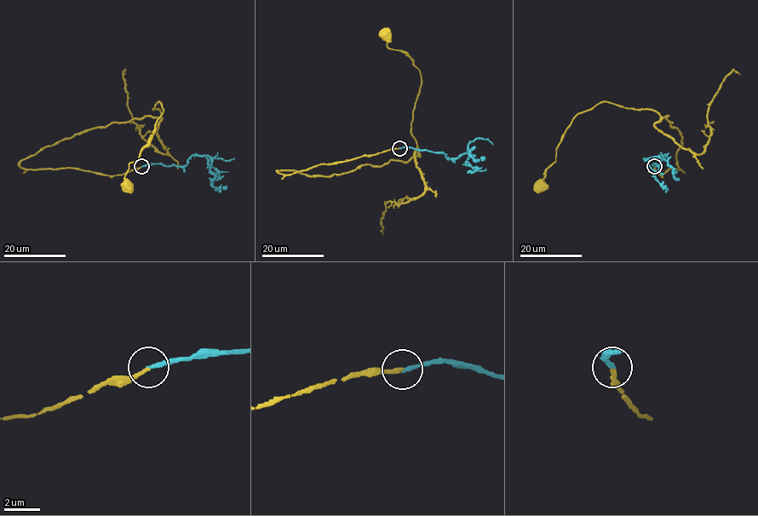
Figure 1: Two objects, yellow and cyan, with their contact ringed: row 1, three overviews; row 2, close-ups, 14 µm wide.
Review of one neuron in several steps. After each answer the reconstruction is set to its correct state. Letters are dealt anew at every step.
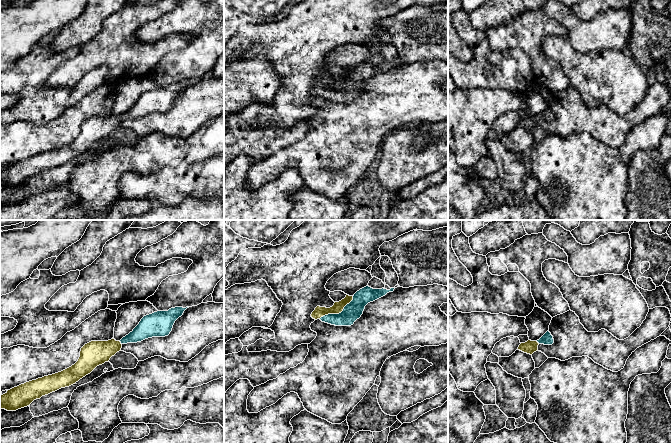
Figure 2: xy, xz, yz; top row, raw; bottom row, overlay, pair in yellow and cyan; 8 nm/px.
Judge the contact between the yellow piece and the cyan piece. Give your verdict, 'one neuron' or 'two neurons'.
one neuron

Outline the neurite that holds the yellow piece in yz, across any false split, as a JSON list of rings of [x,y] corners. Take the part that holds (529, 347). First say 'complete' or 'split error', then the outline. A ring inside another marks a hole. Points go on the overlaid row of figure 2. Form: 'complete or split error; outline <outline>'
split error; outline [[[547,331],[539,340],[537,341],[531,341],[528,340],[525,343],[521,343],[518,347],[518,350],[532,355],[534,352],[538,351],[538,345],[544,344],[544,345],[552,345],[554,343],[553,336],[549,331]]]

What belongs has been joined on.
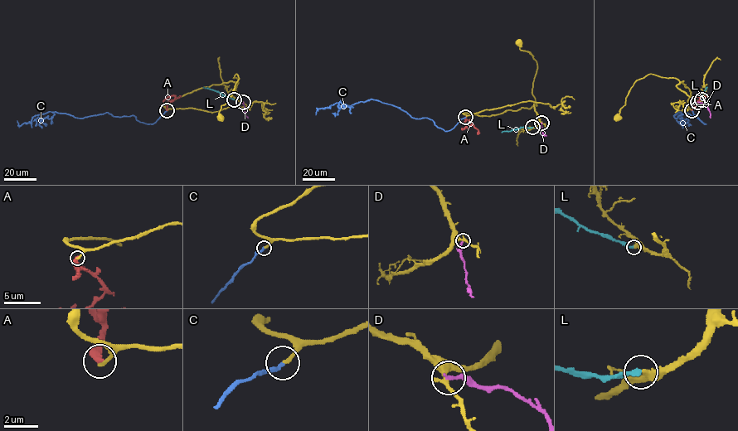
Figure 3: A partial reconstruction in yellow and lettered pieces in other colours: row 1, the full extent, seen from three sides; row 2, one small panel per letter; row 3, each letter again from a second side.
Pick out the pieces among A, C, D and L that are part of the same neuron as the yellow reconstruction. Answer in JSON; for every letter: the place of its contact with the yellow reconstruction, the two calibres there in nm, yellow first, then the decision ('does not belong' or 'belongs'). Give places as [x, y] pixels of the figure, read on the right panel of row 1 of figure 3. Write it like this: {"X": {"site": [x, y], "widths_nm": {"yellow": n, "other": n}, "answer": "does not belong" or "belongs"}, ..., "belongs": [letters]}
{"A": {"site": [691, 110], "widths_nm": {"yellow": 240, "other": 400}, "answer": "does not belong"}, "C": {"site": [691, 110], "widths_nm": {"yellow": 200, "other": 220}, "answer": "belongs"}, "D": {"site": [697, 102], "widths_nm": {"yellow": 260, "other": 240}, "answer": "does not belong"}, "L": {"site": [701, 99], "widths_nm": {"yellow": 380, "other": 240}, "answer": "belongs"}, "belongs": ["C", "L"]}

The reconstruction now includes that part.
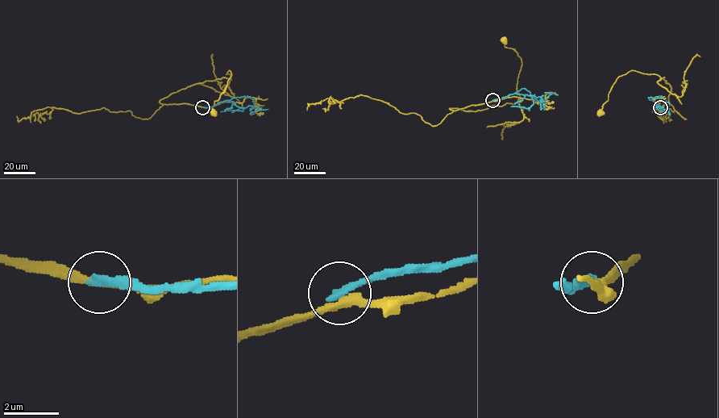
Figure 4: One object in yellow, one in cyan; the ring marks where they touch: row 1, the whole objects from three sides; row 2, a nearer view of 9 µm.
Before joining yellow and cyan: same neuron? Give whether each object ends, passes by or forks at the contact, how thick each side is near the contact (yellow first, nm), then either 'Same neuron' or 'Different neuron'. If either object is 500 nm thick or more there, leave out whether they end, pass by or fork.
At the ring yellow passes by. At the ring cyan ends. Thickness 240 nm (yellow) against 320 nm. Different neuron

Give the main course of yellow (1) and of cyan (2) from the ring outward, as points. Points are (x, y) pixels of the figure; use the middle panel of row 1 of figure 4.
1: (492, 100), (450, 109), (476, 111), (521, 100), (517, 84), (521, 59), (513, 48), (504, 46), (503, 40)
2: (492, 100), (514, 94), (541, 97), (544, 100), (550, 93), (558, 95)

